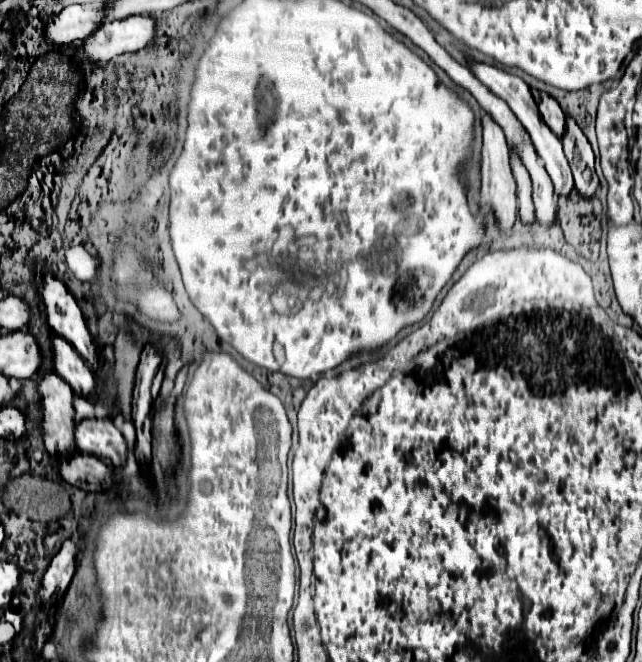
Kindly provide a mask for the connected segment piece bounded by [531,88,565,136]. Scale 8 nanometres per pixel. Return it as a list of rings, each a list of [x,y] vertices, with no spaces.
[[[535,88],[531,90],[531,94],[533,94],[533,98],[535,98],[537,106],[539,106],[539,112],[541,112],[545,124],[547,124],[557,136],[563,136],[563,132],[565,132],[565,112],[561,110],[559,102],[557,102],[555,98],[551,98],[549,94],[539,92],[539,90],[535,90]]]

